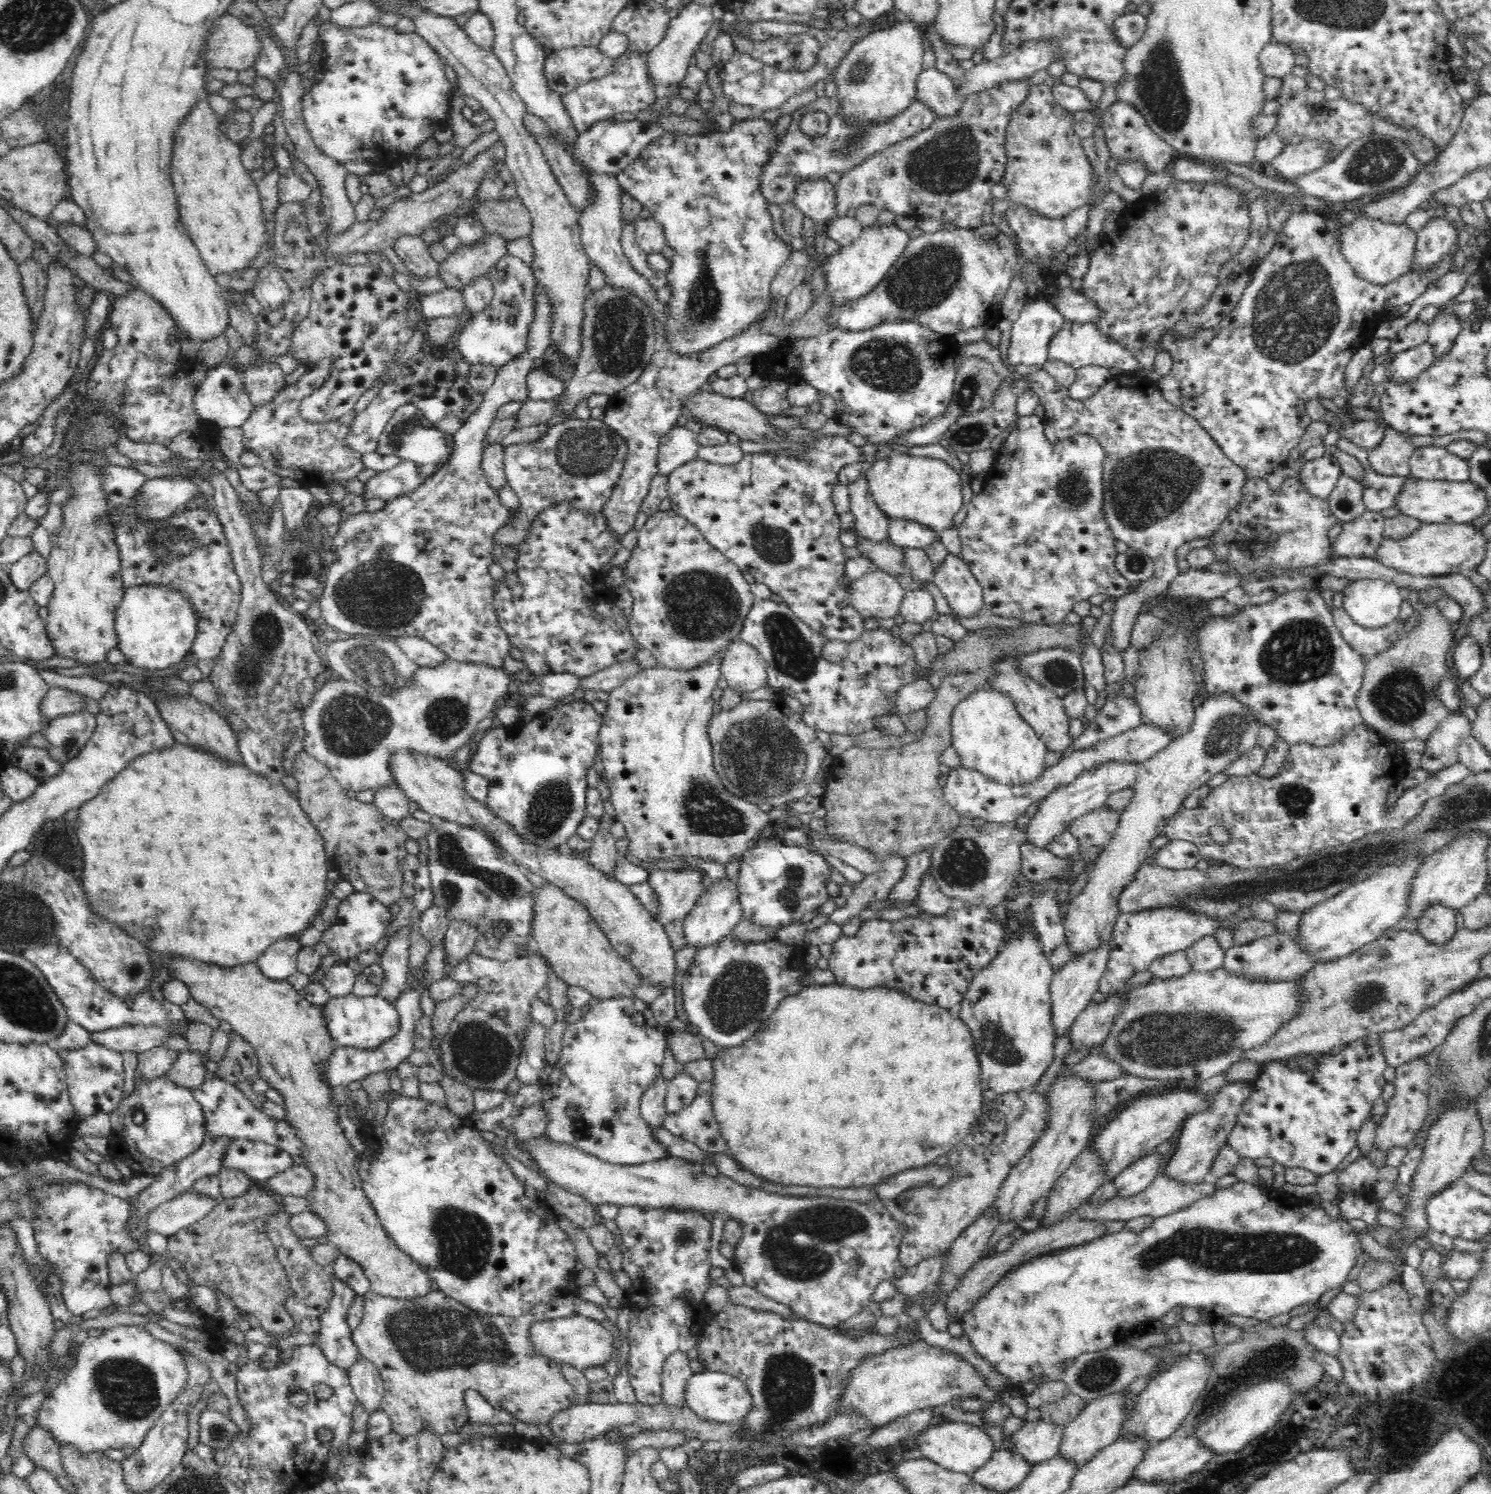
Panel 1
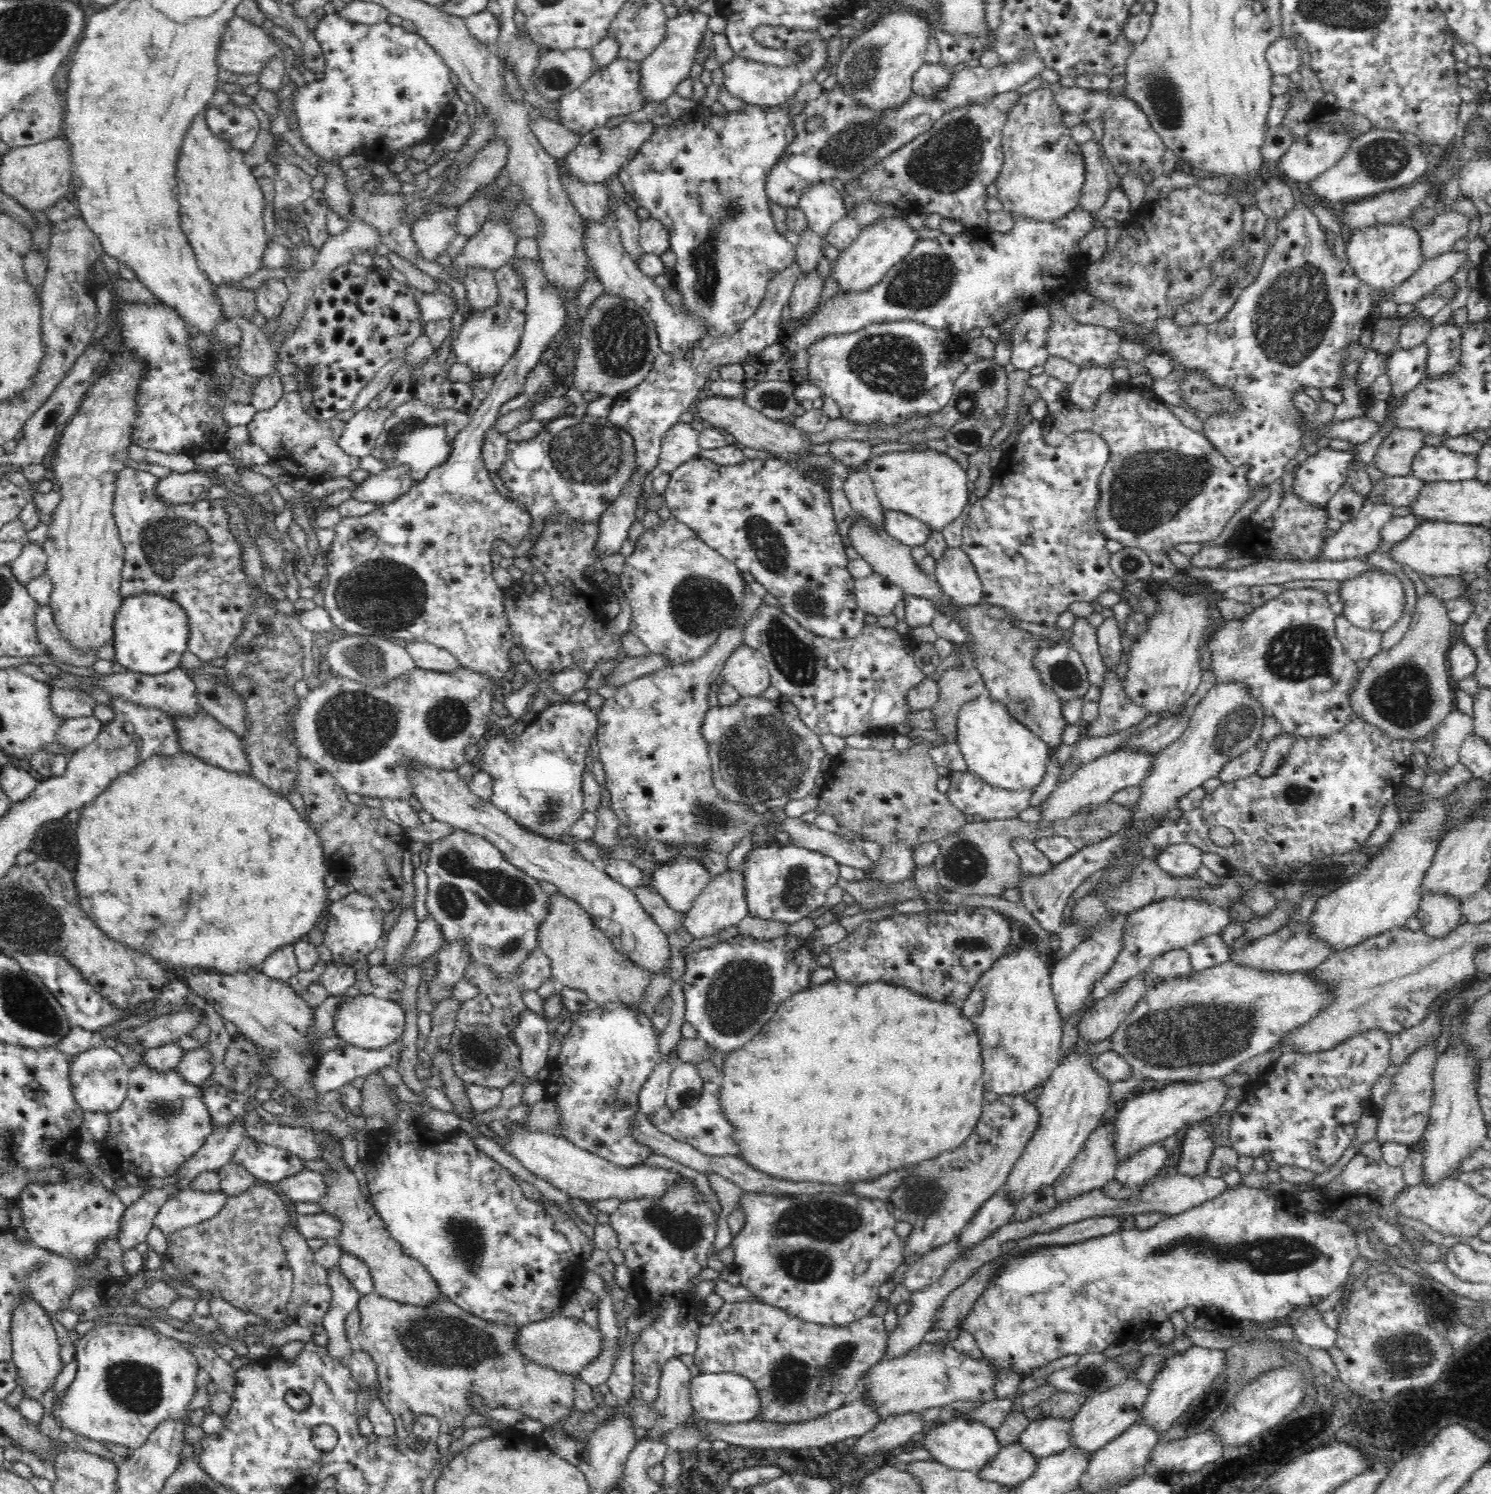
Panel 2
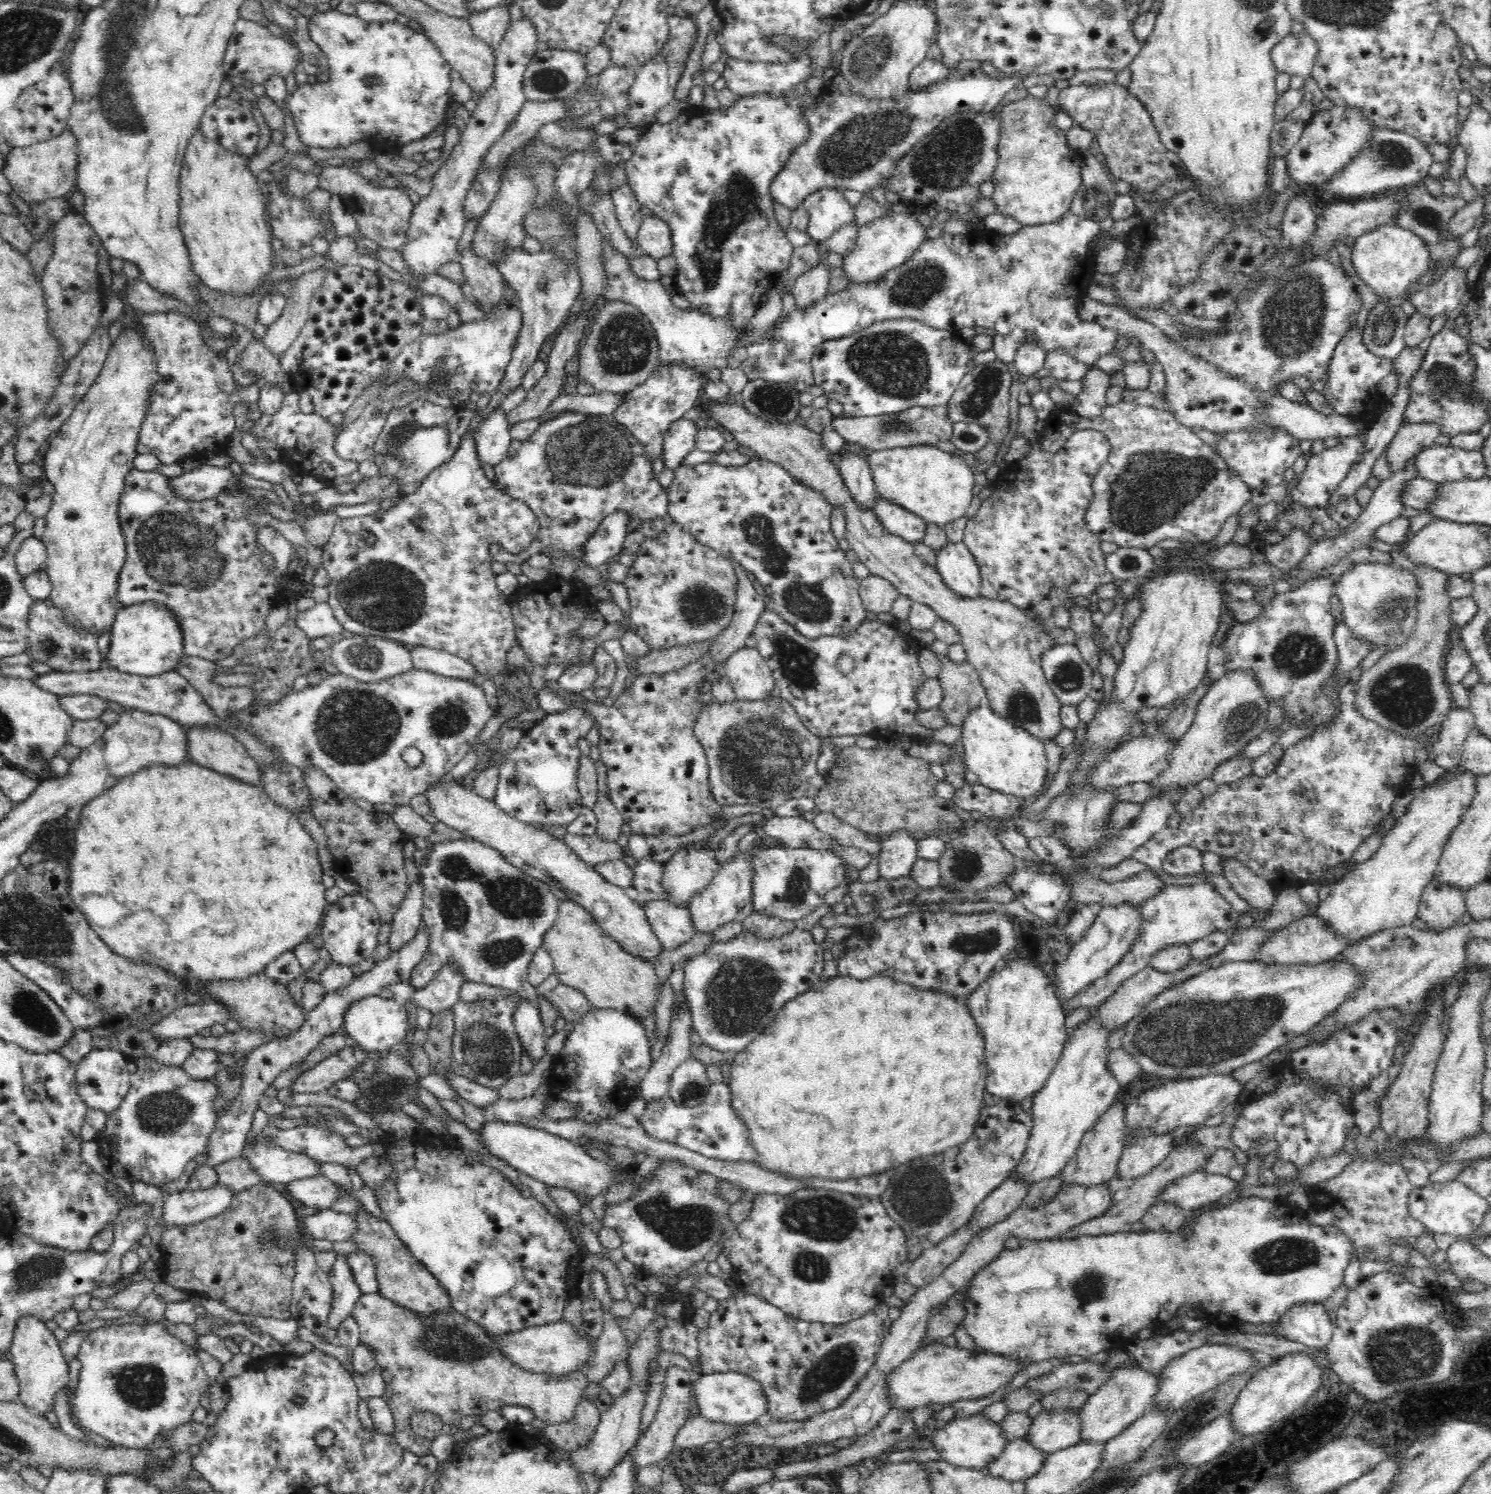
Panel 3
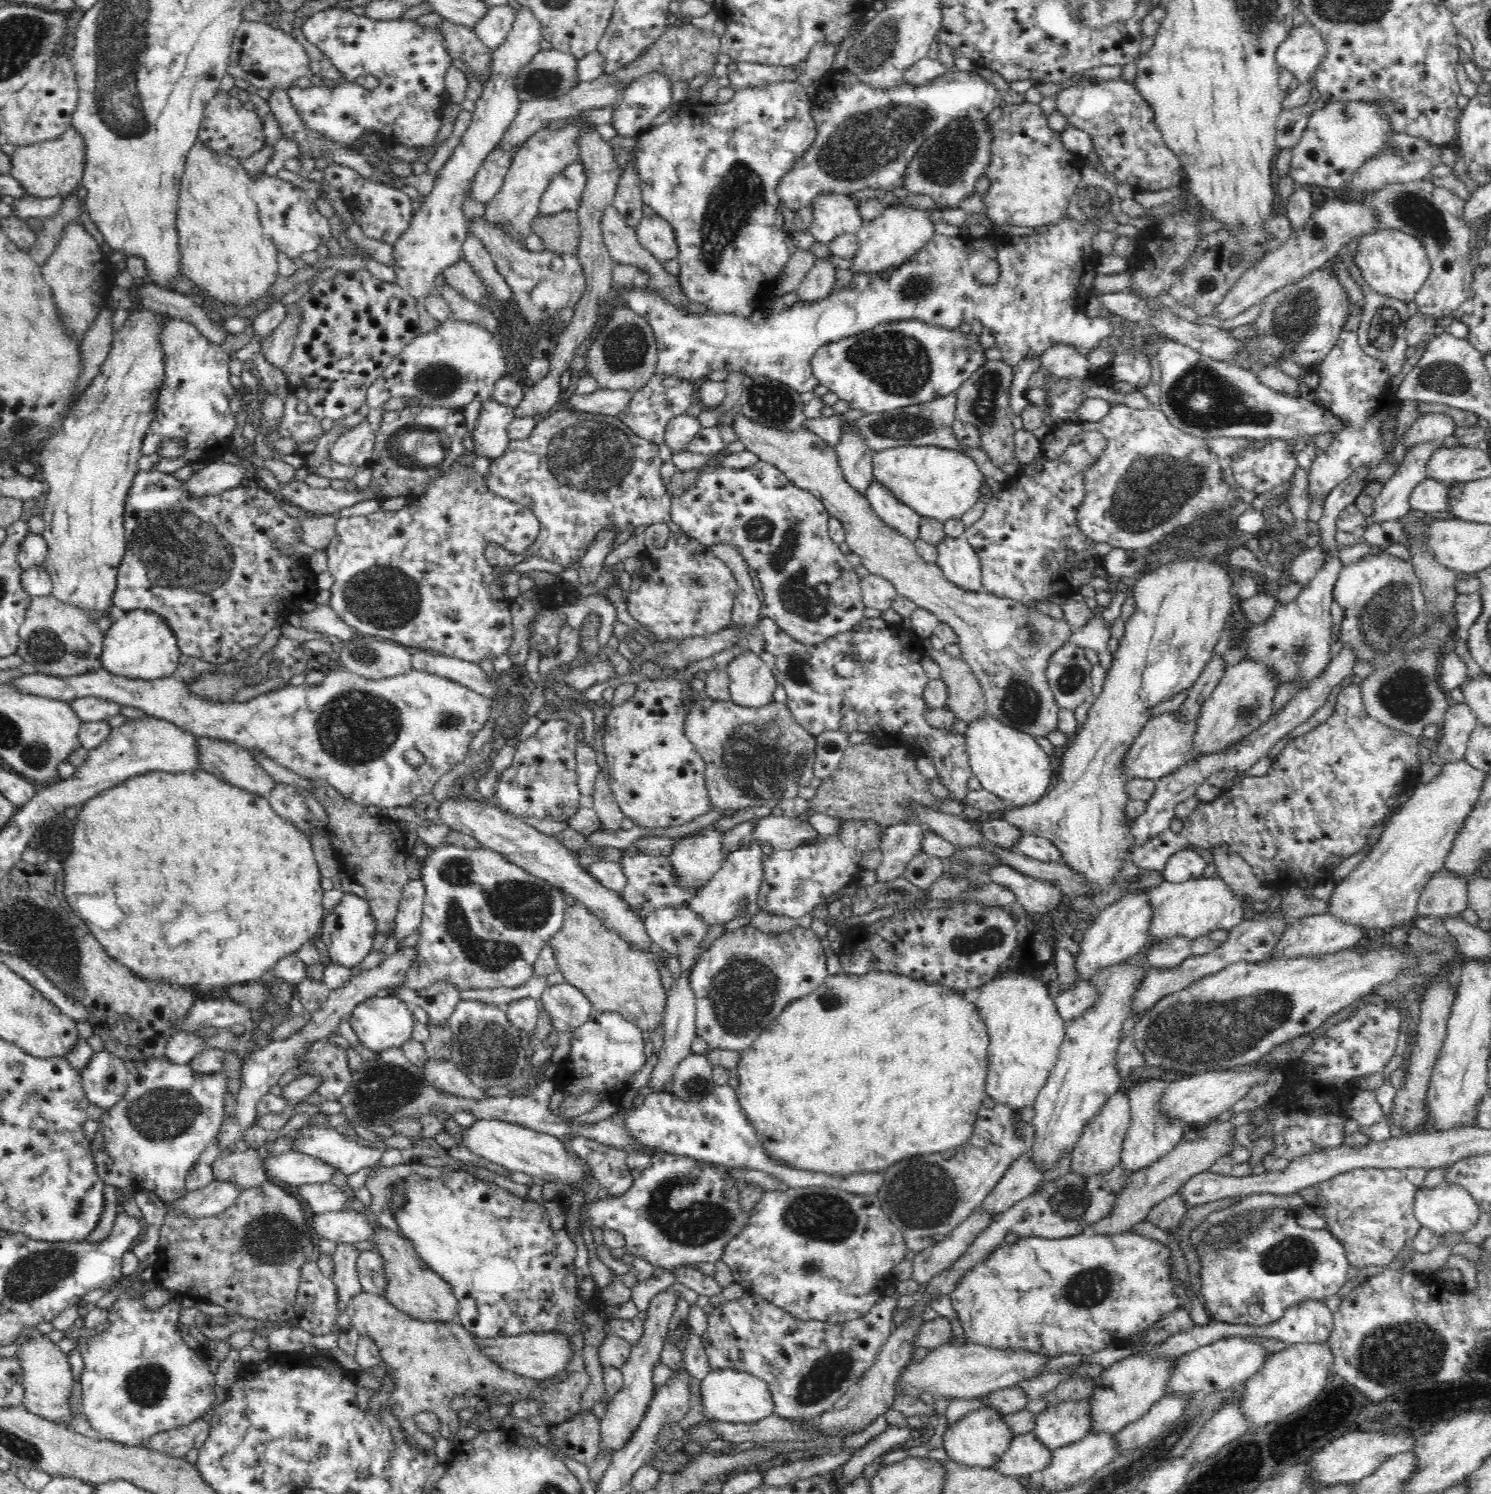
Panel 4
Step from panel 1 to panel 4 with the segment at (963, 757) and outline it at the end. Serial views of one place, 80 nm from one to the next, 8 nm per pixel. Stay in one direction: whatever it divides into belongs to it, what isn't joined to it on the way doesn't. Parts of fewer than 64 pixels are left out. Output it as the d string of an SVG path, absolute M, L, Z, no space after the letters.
M986 712L976 722L968 724L964 737L973 776L979 779L982 788L1013 806L1036 804L1052 787L1056 773L1055 762L1030 734L1002 723Z

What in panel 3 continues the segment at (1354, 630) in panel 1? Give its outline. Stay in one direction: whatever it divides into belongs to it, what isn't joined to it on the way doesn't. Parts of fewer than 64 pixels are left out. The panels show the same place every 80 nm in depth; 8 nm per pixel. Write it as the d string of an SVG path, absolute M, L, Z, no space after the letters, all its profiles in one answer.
M1346 621L1336 624L1334 640L1338 647L1338 671L1342 675L1360 666L1360 662L1376 649L1374 642L1352 632Z

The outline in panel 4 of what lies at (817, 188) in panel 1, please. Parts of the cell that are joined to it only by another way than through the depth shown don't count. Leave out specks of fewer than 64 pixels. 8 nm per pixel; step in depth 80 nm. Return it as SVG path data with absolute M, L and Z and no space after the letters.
M819 194L809 205L813 214L809 230L817 242L829 244L840 233L856 233L863 223L858 207L849 195Z

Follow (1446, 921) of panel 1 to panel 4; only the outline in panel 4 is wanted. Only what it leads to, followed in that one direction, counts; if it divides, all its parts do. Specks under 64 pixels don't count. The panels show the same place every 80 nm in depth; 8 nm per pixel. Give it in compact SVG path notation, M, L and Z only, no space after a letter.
M1444 869L1435 873L1424 887L1417 912L1423 917L1440 918L1444 923L1452 916L1461 916L1467 902L1467 884Z

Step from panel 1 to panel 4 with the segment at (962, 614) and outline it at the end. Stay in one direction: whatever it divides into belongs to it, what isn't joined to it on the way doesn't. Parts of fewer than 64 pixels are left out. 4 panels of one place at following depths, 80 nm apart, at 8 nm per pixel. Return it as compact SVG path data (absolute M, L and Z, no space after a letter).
M964 535L960 538L946 536L937 549L936 563L952 584L966 592L981 592L981 564Z

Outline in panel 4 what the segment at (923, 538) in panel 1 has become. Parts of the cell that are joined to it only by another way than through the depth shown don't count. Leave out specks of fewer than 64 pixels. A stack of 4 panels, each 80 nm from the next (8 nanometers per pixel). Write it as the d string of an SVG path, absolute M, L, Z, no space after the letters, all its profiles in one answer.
M872 480L866 498L884 525L892 528L909 541L920 538L922 517L899 500L896 500L875 480Z

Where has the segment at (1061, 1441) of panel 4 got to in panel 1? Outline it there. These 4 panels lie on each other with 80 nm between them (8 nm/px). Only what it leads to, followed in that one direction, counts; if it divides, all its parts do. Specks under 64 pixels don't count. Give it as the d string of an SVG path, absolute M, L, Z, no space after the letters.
M1042 1419L1025 1421L1020 1430L1004 1439L1003 1448L1019 1454L1028 1465L1037 1465L1059 1454L1064 1429L1059 1424L1050 1424Z

